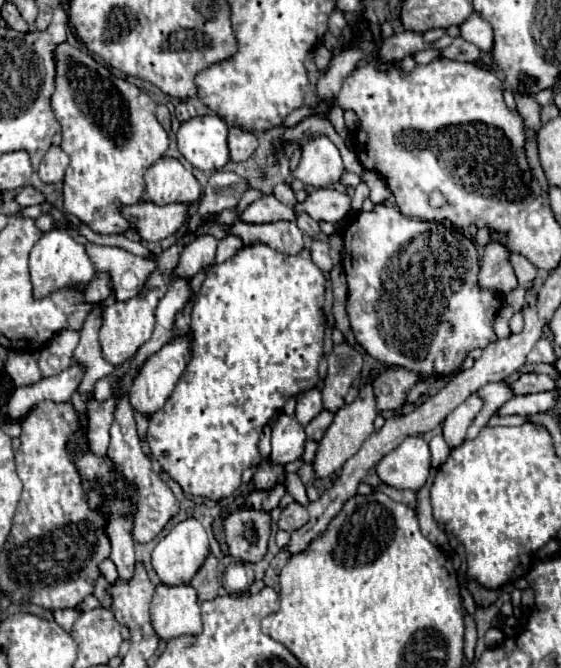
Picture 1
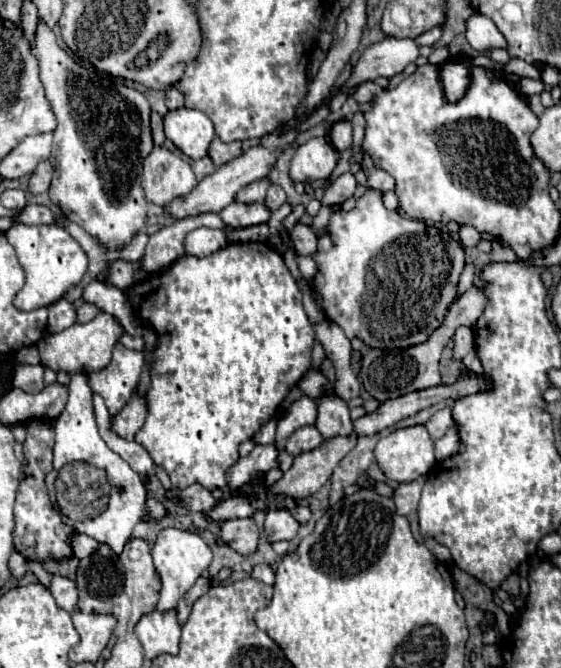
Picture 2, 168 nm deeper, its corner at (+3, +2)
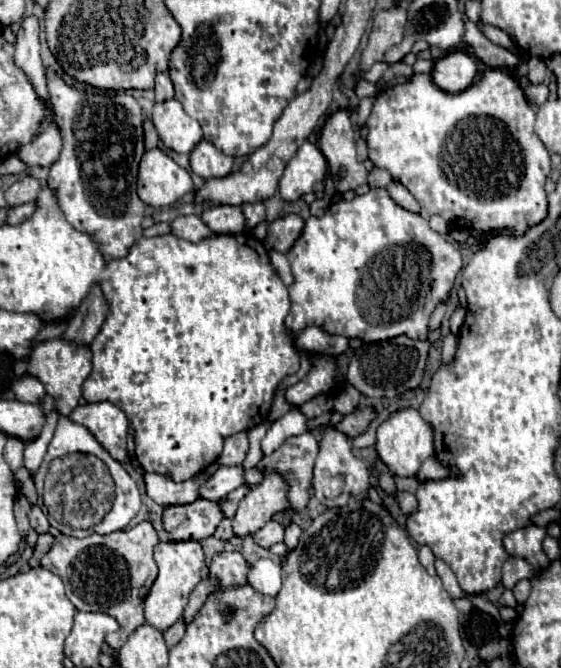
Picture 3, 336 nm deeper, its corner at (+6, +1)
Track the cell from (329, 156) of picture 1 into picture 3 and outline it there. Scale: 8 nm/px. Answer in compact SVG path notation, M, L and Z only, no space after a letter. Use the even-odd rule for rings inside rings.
M305 142L297 154L287 162L279 180L279 192L283 200L291 202L309 194L315 182L321 182L327 174L327 160L313 142Z

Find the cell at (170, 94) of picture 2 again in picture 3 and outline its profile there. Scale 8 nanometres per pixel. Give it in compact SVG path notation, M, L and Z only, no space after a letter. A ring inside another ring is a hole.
M157 74L157 78L155 78L155 100L165 102L165 100L171 100L173 96L175 96L175 90L173 90L173 82L171 82L169 74Z

